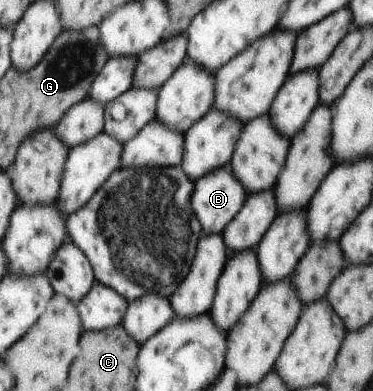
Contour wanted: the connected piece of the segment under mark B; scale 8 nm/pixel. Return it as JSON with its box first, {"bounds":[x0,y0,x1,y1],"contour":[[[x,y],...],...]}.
{"bounds":[193,165,246,234],"contour":[[[225,165],[195,182],[193,207],[206,234],[223,234],[244,206],[246,190]]]}

